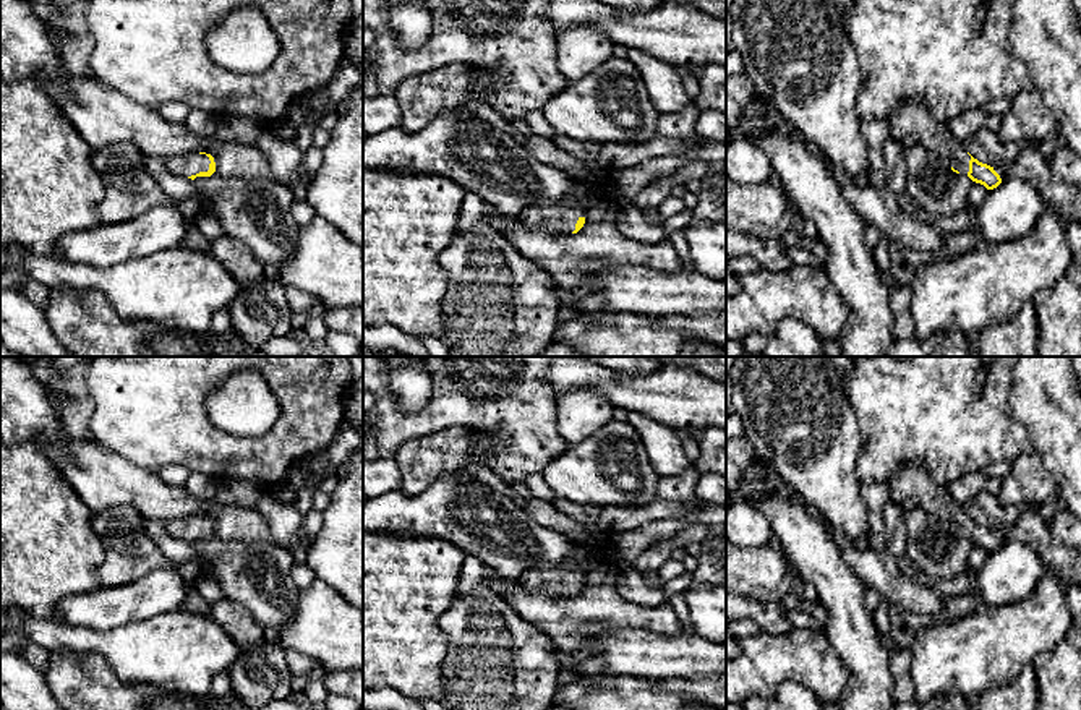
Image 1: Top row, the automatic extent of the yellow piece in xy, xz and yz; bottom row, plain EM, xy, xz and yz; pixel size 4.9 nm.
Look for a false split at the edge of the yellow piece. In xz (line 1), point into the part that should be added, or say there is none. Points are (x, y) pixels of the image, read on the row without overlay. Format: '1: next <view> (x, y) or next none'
1: next xz (559, 581)

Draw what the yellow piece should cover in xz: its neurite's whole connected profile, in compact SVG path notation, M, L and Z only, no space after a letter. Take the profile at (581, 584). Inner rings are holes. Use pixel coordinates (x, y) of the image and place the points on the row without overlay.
M574 562L535 567L527 571L520 582L533 592L546 592L549 597L577 597L590 575L582 572Z

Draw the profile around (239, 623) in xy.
M227 597L211 605L209 616L227 631L240 648L258 645L266 639L264 629L256 622L248 608Z

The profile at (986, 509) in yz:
M985 490L961 506L974 522L990 530L1010 525L1019 515L1019 509L1003 506L998 501L998 496L993 496Z

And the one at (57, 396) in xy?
M57 384L45 386L45 389L47 389L49 400L55 410L55 415L62 421L62 410L63 410L65 402L68 400L70 394L66 391L60 389Z

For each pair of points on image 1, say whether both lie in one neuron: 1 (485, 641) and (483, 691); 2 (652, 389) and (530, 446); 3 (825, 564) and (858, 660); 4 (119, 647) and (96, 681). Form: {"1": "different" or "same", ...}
{"1": "same", "2": "different", "3": "same", "4": "different"}

